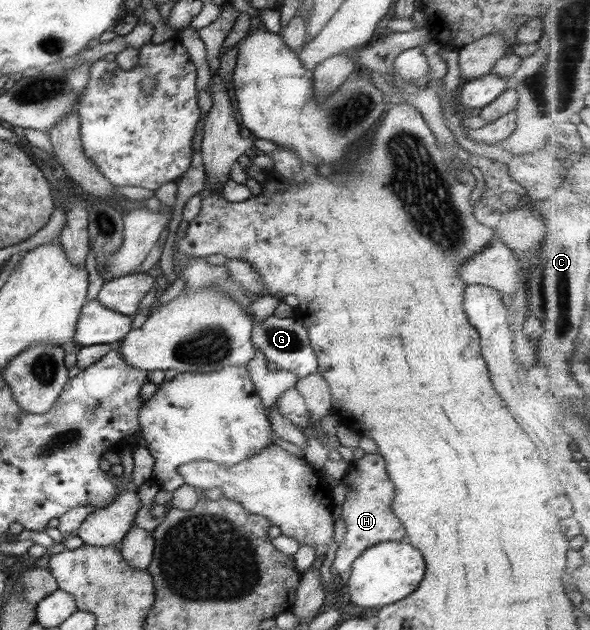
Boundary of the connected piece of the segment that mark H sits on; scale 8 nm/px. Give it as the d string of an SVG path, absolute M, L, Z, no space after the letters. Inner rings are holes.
M364 453L357 459L352 458L349 461L346 474L340 479L345 490L344 500L342 500L340 508L346 533L336 549L331 565L336 570L339 585L347 582L352 561L365 548L376 543L404 539L405 528L398 522L394 512L390 512L391 500L395 499L395 494L394 485L388 478L385 467L384 459L378 453Z

